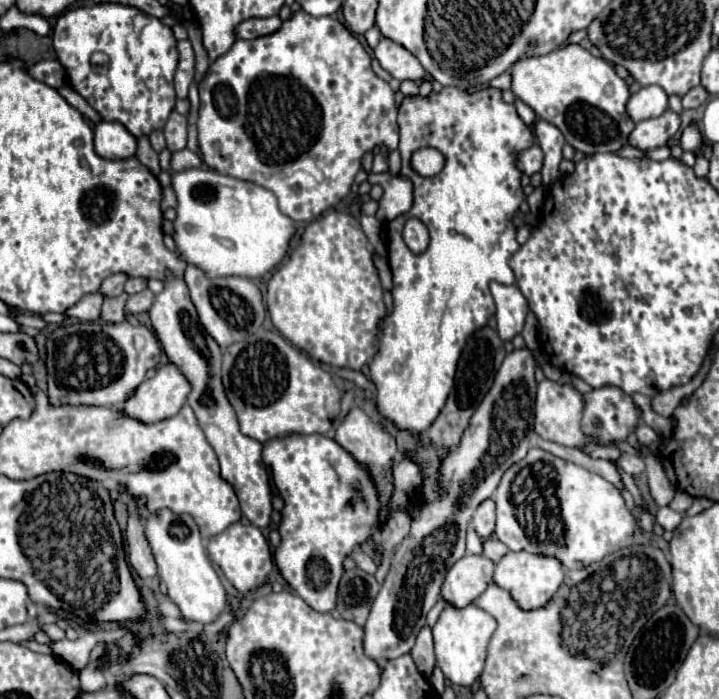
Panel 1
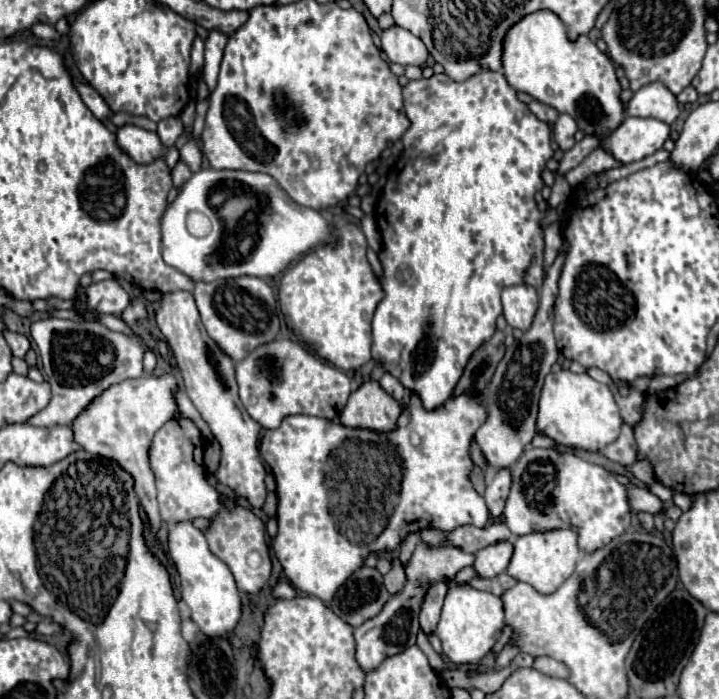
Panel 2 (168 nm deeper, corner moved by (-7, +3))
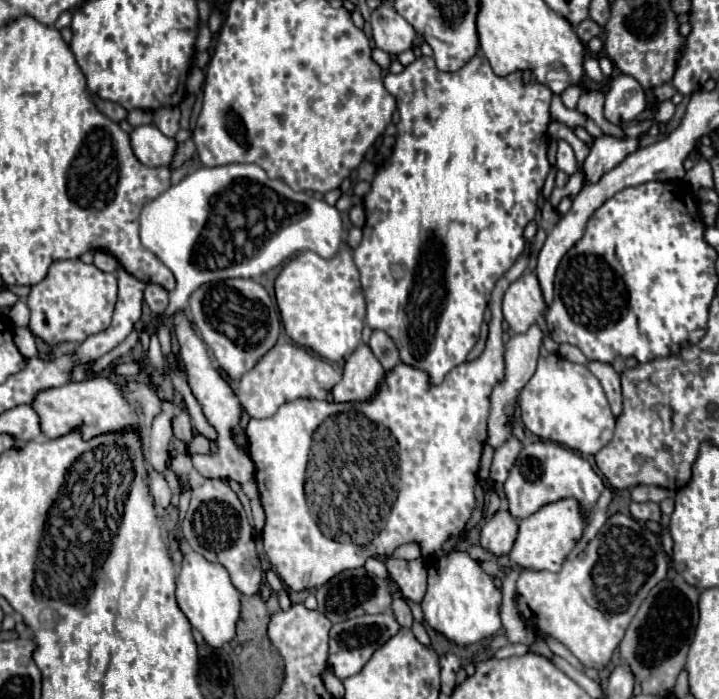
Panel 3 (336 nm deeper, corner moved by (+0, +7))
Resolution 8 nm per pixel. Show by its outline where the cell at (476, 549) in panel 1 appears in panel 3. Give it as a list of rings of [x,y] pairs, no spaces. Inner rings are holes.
[[[531,221],[531,225],[525,229],[525,253],[493,289],[489,303],[493,319],[489,323],[483,353],[473,361],[457,365],[447,373],[443,383],[433,385],[427,371],[397,363],[385,373],[377,391],[367,401],[331,403],[319,399],[295,399],[281,405],[269,419],[249,419],[245,427],[249,457],[255,465],[255,483],[259,487],[259,499],[265,511],[265,527],[261,537],[271,565],[289,589],[315,589],[325,585],[343,569],[363,567],[367,557],[389,557],[399,545],[405,543],[417,543],[421,547],[421,555],[429,557],[433,553],[441,553],[443,543],[463,531],[475,509],[473,491],[477,485],[481,451],[487,439],[487,419],[491,407],[489,395],[495,383],[503,381],[505,373],[505,347],[499,339],[503,321],[501,299],[511,281],[525,271],[527,253],[535,233],[537,223]]]

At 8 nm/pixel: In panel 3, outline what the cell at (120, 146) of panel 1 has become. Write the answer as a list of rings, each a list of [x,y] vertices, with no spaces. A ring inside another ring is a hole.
[[[139,125],[131,133],[135,157],[147,167],[169,167],[177,151],[177,141],[163,135],[155,125]]]

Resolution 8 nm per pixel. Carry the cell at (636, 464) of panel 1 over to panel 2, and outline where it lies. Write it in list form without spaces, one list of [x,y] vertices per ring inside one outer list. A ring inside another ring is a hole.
[[[624,425],[620,437],[614,443],[610,443],[608,447],[604,447],[602,455],[624,465],[624,467],[632,467],[638,459],[638,447],[636,447],[636,441],[634,441],[632,427]]]

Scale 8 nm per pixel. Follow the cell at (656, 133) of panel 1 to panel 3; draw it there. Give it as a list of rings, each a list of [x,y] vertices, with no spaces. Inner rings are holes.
[[[651,121],[643,123],[627,123],[625,125],[625,139],[615,139],[615,137],[601,137],[595,139],[589,157],[583,163],[583,175],[585,175],[585,185],[597,183],[603,173],[611,171],[617,167],[629,153],[633,153],[639,147],[639,139],[647,133]]]

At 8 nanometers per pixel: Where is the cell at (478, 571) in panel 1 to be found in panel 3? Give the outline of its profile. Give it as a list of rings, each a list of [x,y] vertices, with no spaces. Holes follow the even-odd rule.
[[[499,509],[481,529],[481,547],[495,555],[507,555],[517,539],[517,529],[517,519],[507,509]]]

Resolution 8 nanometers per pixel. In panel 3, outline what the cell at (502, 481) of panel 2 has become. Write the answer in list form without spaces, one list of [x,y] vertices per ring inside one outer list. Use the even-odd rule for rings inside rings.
[[[509,437],[501,447],[495,449],[495,457],[493,457],[493,465],[491,465],[491,481],[495,483],[503,483],[521,451],[521,441],[517,437]]]

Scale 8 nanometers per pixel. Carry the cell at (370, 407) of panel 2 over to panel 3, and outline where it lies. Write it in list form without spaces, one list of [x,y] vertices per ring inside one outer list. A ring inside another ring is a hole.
[[[361,343],[345,361],[343,379],[333,387],[335,401],[367,401],[379,387],[385,371],[371,347]]]

